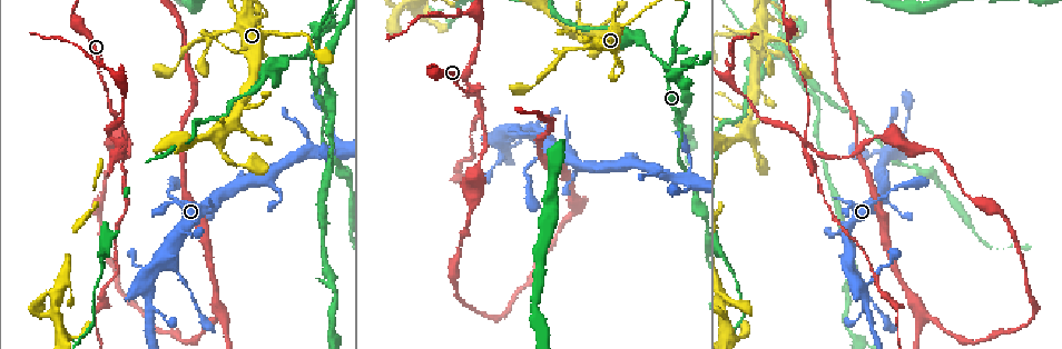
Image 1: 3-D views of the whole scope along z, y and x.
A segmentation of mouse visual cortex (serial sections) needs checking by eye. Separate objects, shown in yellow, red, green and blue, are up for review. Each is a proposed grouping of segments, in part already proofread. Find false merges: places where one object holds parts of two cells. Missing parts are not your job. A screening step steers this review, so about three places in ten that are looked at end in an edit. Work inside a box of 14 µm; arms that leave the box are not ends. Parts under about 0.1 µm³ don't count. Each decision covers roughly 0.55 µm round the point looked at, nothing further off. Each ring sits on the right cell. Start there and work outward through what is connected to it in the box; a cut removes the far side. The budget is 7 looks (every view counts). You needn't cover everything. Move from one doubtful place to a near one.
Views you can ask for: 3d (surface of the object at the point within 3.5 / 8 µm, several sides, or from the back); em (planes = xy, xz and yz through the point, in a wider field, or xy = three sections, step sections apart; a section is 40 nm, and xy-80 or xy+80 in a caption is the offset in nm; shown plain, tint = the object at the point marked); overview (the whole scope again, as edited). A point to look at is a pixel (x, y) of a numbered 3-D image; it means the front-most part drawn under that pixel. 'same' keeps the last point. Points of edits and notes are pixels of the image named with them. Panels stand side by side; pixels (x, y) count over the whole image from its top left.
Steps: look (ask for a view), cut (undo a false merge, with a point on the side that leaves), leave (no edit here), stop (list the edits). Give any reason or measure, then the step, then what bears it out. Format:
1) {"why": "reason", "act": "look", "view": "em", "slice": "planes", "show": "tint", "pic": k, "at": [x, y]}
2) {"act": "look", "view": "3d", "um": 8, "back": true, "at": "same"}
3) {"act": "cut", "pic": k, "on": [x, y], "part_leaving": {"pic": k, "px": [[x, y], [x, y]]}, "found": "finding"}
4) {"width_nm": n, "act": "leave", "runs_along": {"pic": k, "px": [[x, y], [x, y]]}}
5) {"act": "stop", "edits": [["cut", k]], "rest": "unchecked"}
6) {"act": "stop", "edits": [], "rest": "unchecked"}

{"why": "looks like a crossing", "act": "look", "view": "3d", "um": 3.5, "pic": 1, "at": [122, 143]}

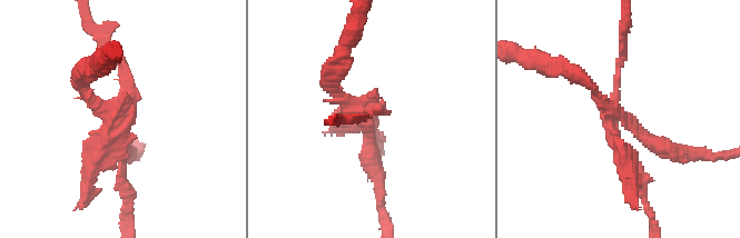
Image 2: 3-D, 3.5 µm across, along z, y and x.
{"arms": 4, "arm_widths_nm": [150, 150, 200, 200], "act": "cut", "pic": 2, "on": [87, 93], "part_leaving": {"pic": 2, "px": [[618, 111], [649, 142], [708, 156]]}, "found": "a second cell is stuck on"}

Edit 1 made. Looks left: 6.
{"act": "look", "view": "overview"}

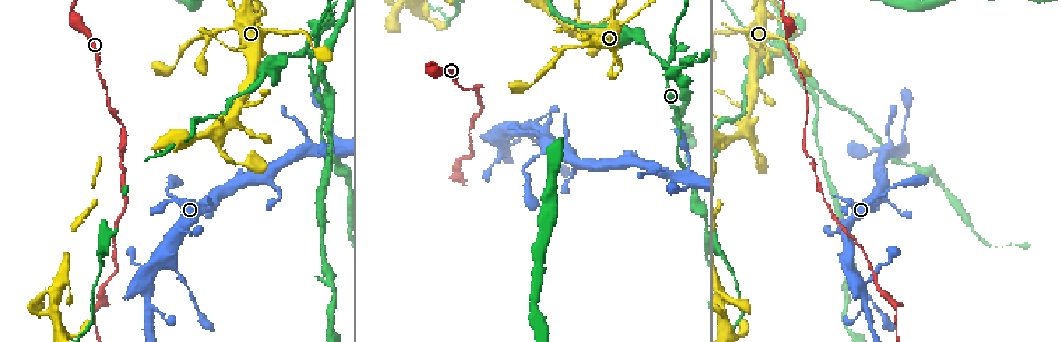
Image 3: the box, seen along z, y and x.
{"why": "abrupt turn", "act": "look", "view": "3d", "um": 8, "pic": 3, "at": [176, 64]}

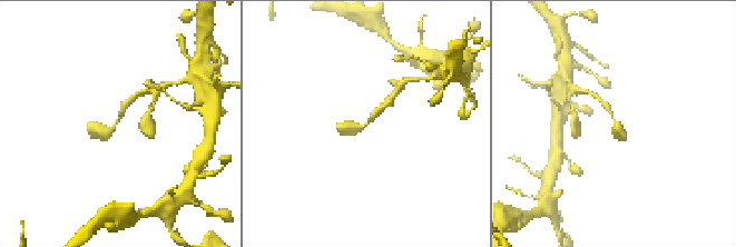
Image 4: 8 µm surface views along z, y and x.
{"act": "look", "view": "em", "slice": "xy", "step": 1, "show": "tint", "pic": 4, "at": [614, 121]}

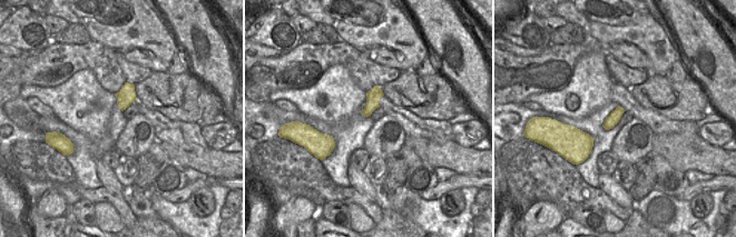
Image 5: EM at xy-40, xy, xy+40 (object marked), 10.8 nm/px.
{"width_nm": 150, "act": "leave", "runs_along": {"pic": 4, "px": [[131, 99], [113, 128], [87, 128]]}, "found": "one cell here"}

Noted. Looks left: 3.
{"why": "abrupt turn", "act": "look", "view": "3d", "um": 3.5, "pic": 3, "at": [848, 256]}

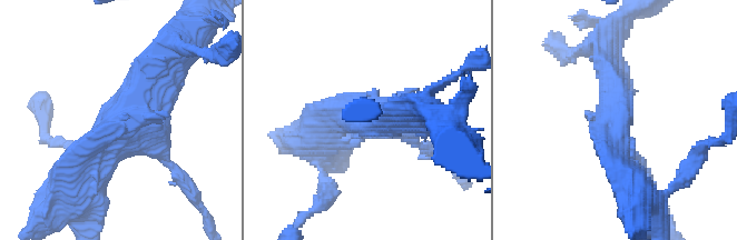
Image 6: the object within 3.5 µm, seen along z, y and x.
{"act": "look", "view": "em", "slice": "xy", "step": 1, "show": "plain", "pic": 6, "at": [124, 112]}

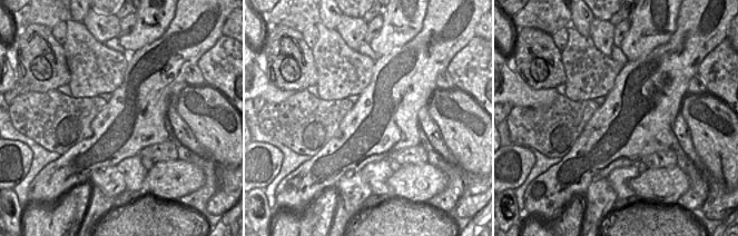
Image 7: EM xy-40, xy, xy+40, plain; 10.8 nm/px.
{"act": "look", "view": "em", "slice": "xy", "step": 1, "show": "tint", "at": "same"}

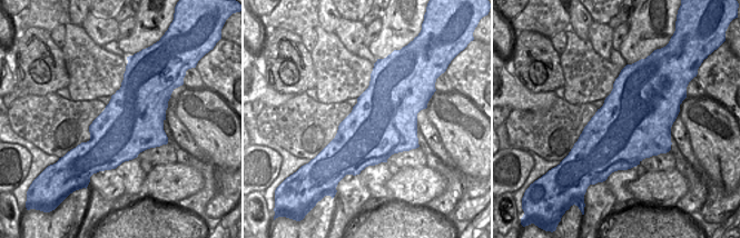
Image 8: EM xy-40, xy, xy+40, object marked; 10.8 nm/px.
{"act": "leave", "runs_along": {"pic": 6, "px": [[168, 54], [76, 170]]}, "found": "one cell here"}

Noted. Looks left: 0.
{"act": "stop", "edits": [["cut", 2]], "rest": "unchecked"}

